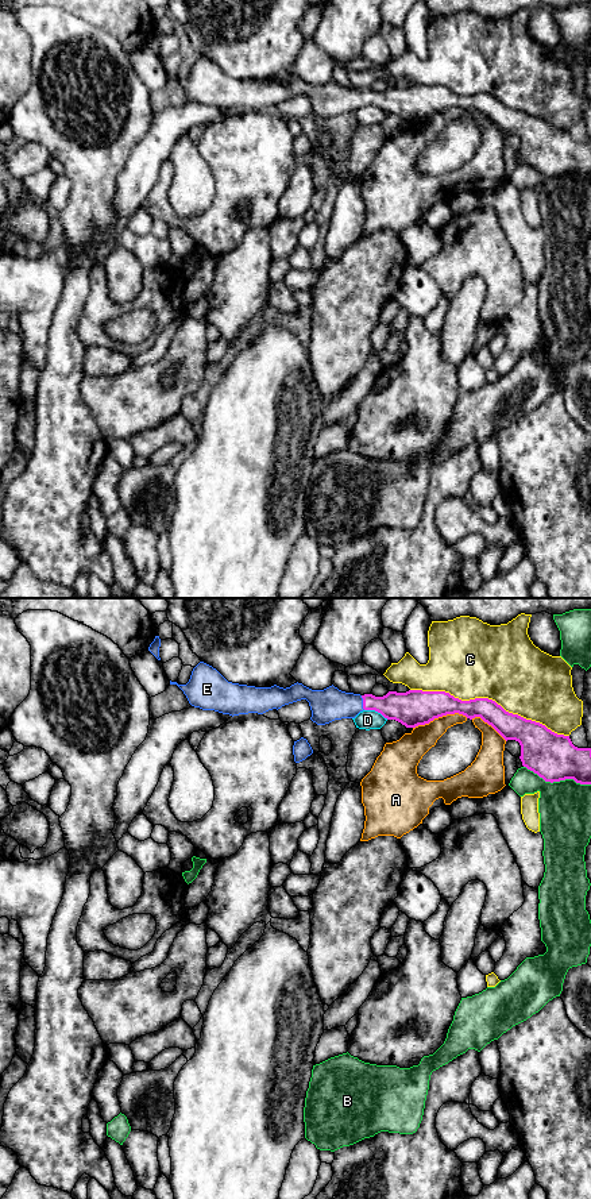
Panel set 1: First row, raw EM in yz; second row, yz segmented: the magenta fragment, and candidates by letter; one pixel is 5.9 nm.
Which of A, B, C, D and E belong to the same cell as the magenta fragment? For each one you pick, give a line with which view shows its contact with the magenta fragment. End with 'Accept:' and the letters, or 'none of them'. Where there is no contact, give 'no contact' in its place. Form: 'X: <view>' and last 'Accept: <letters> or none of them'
E: yz
Accept: E

